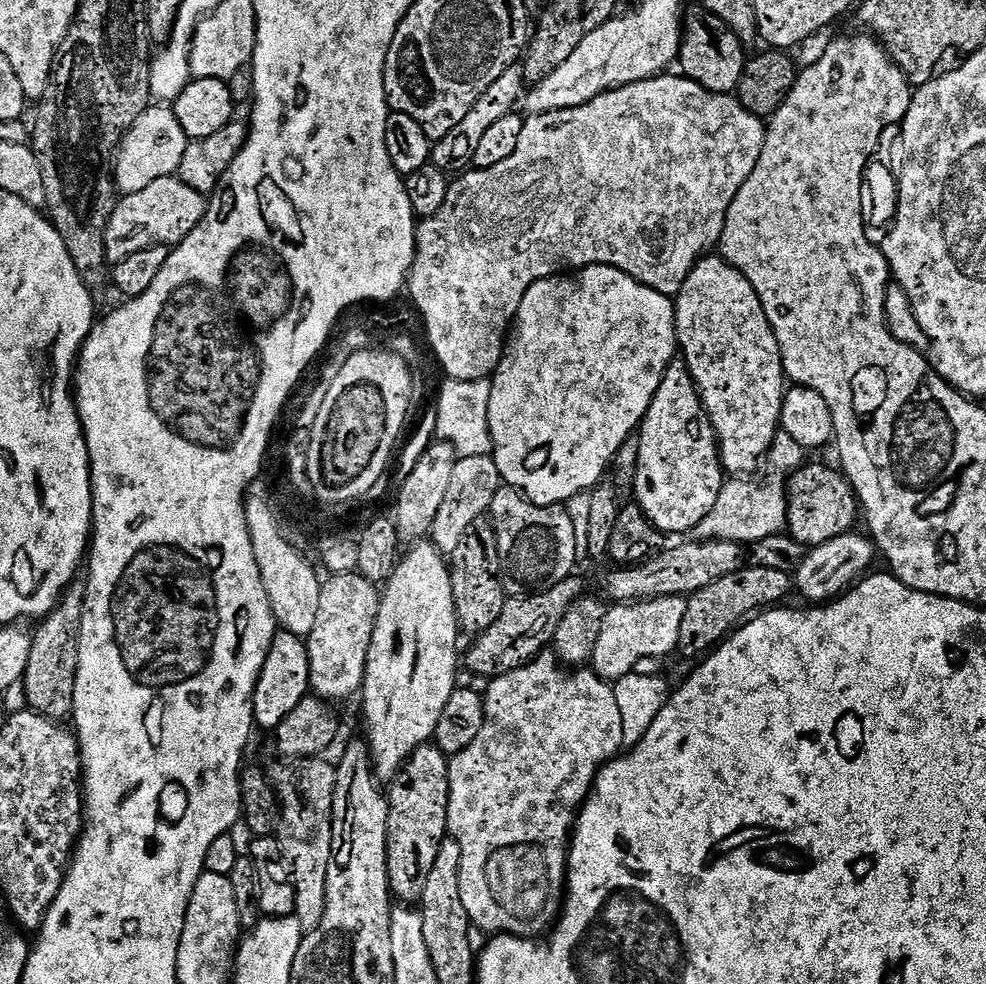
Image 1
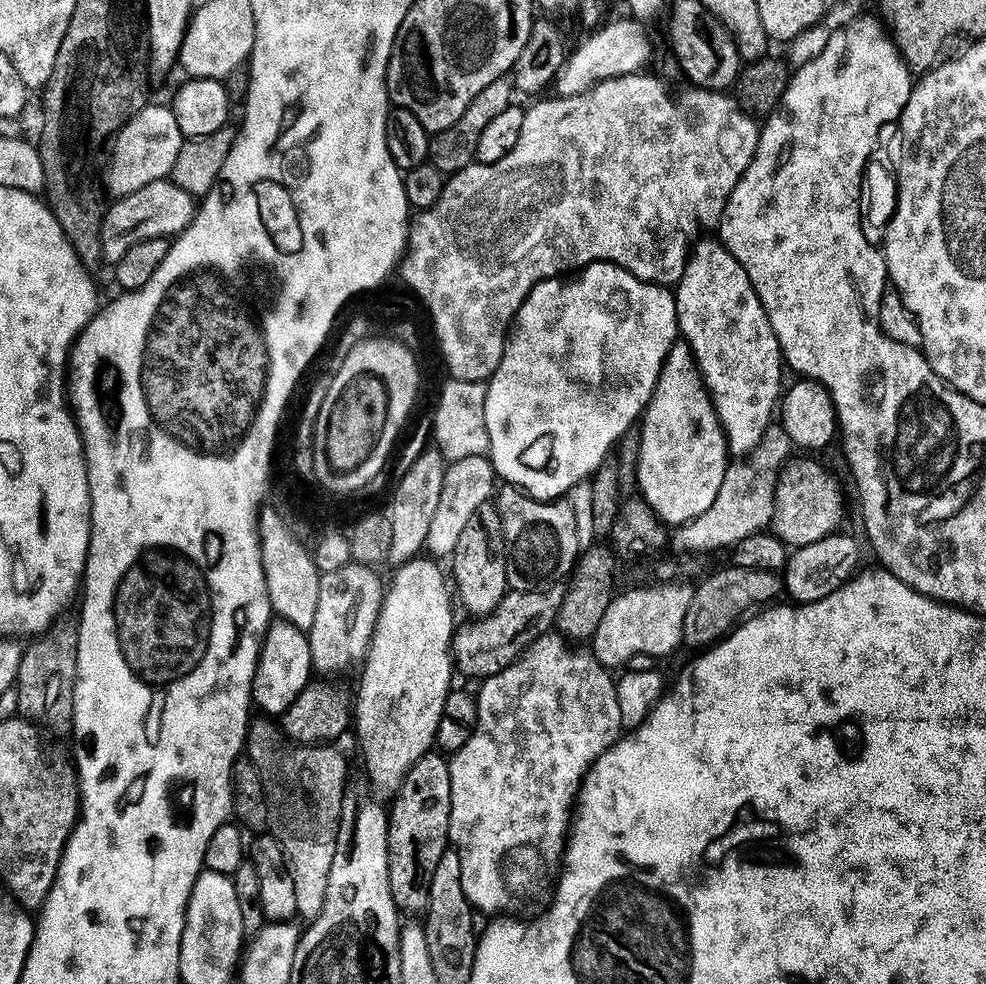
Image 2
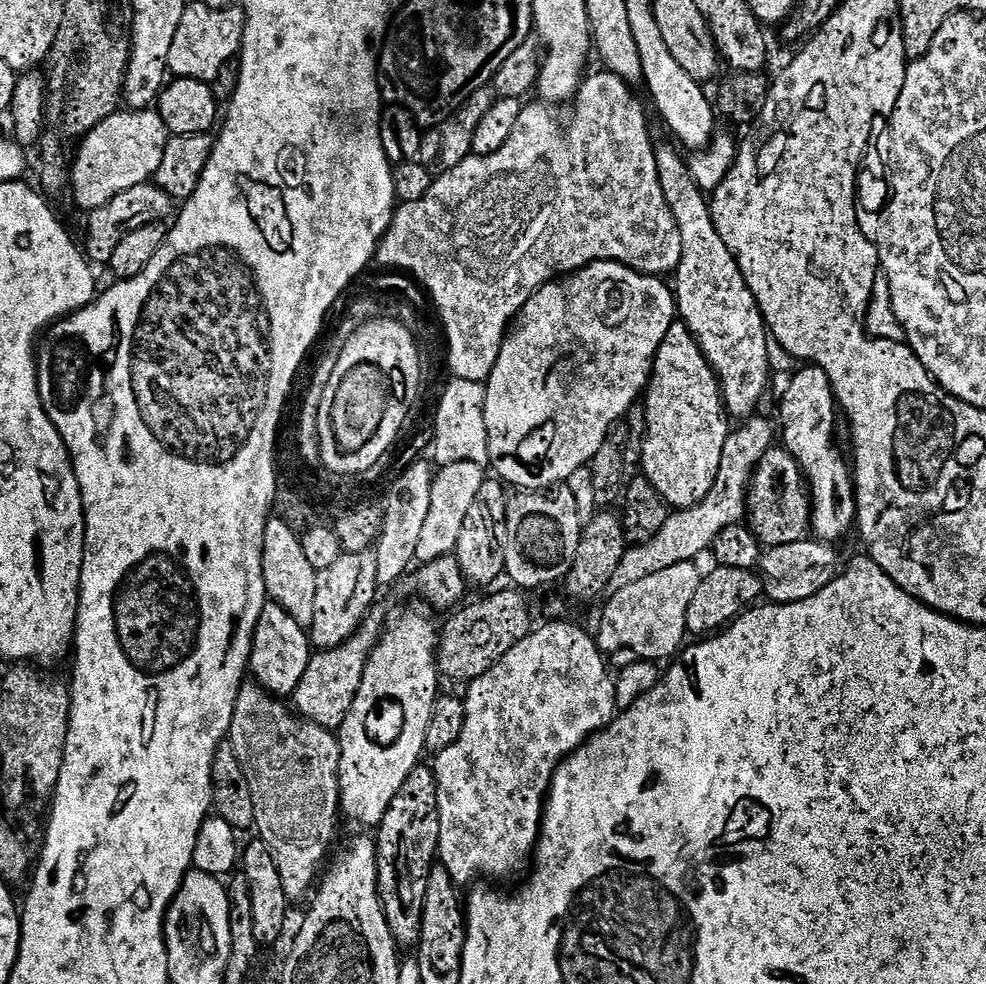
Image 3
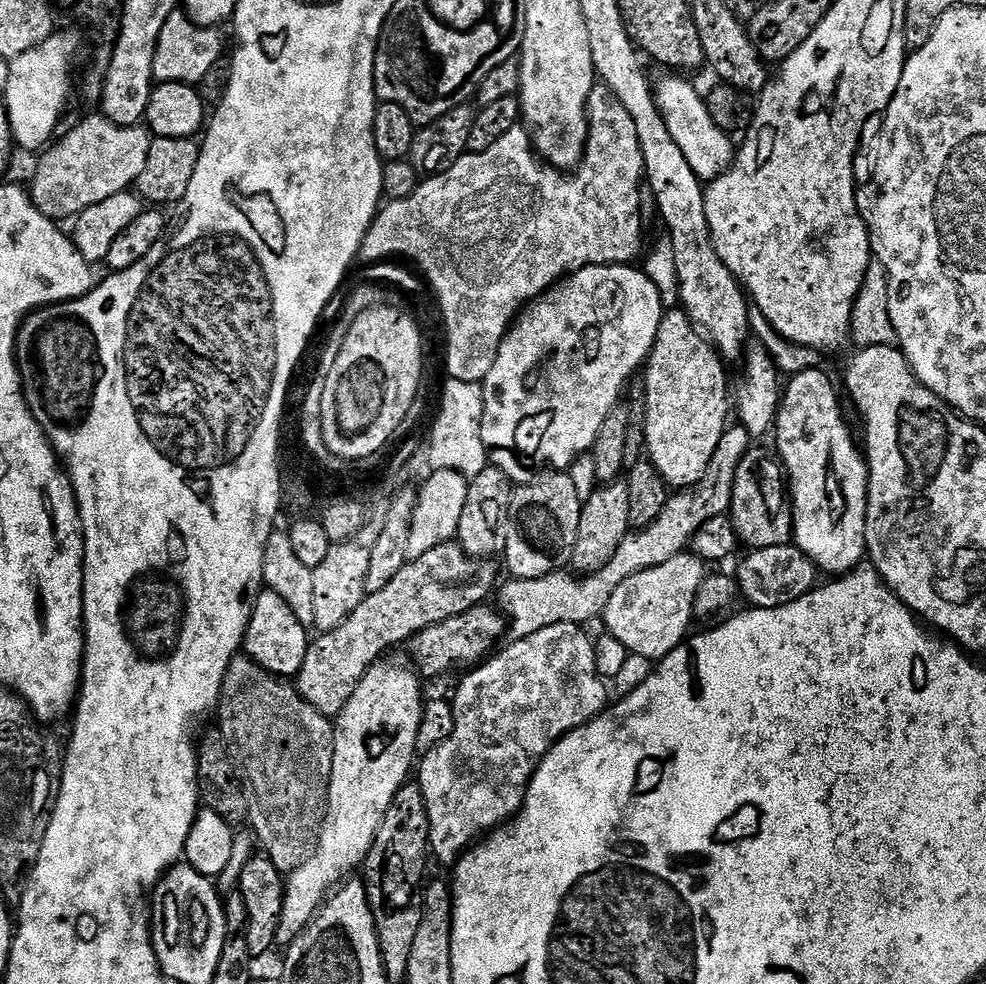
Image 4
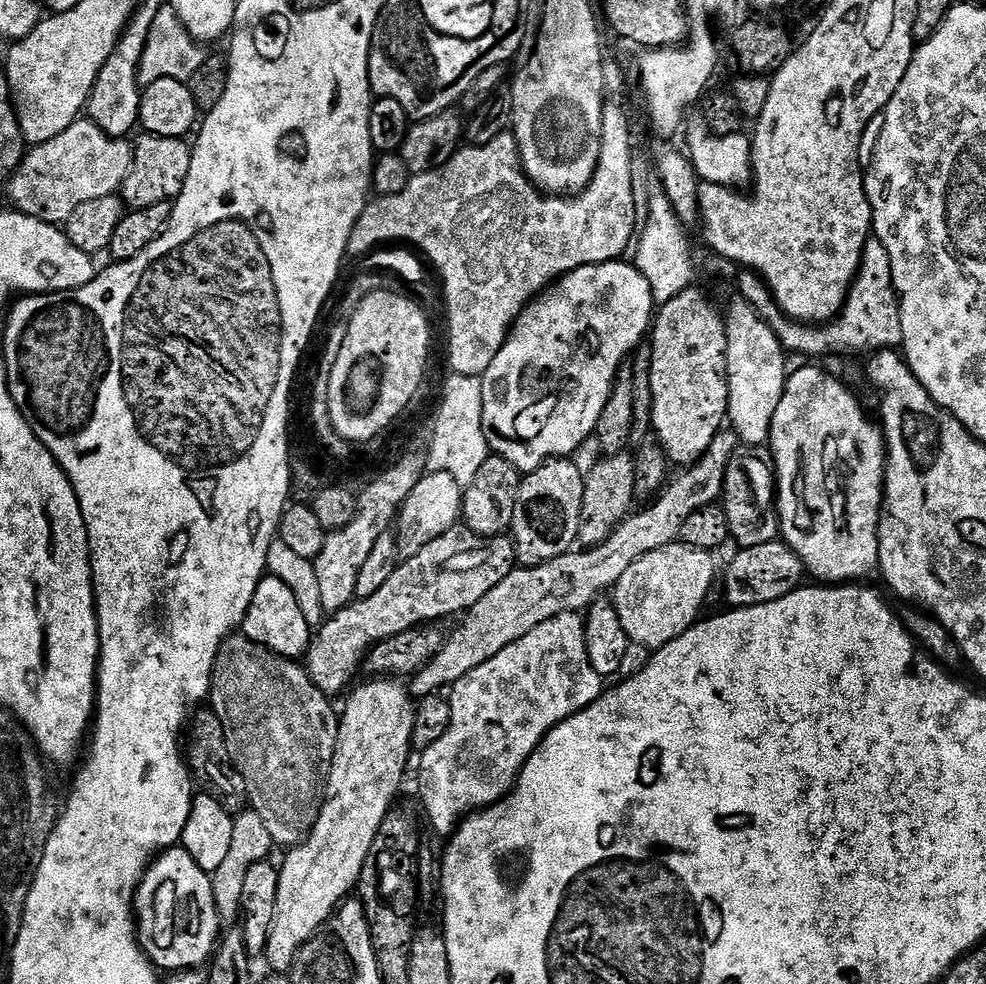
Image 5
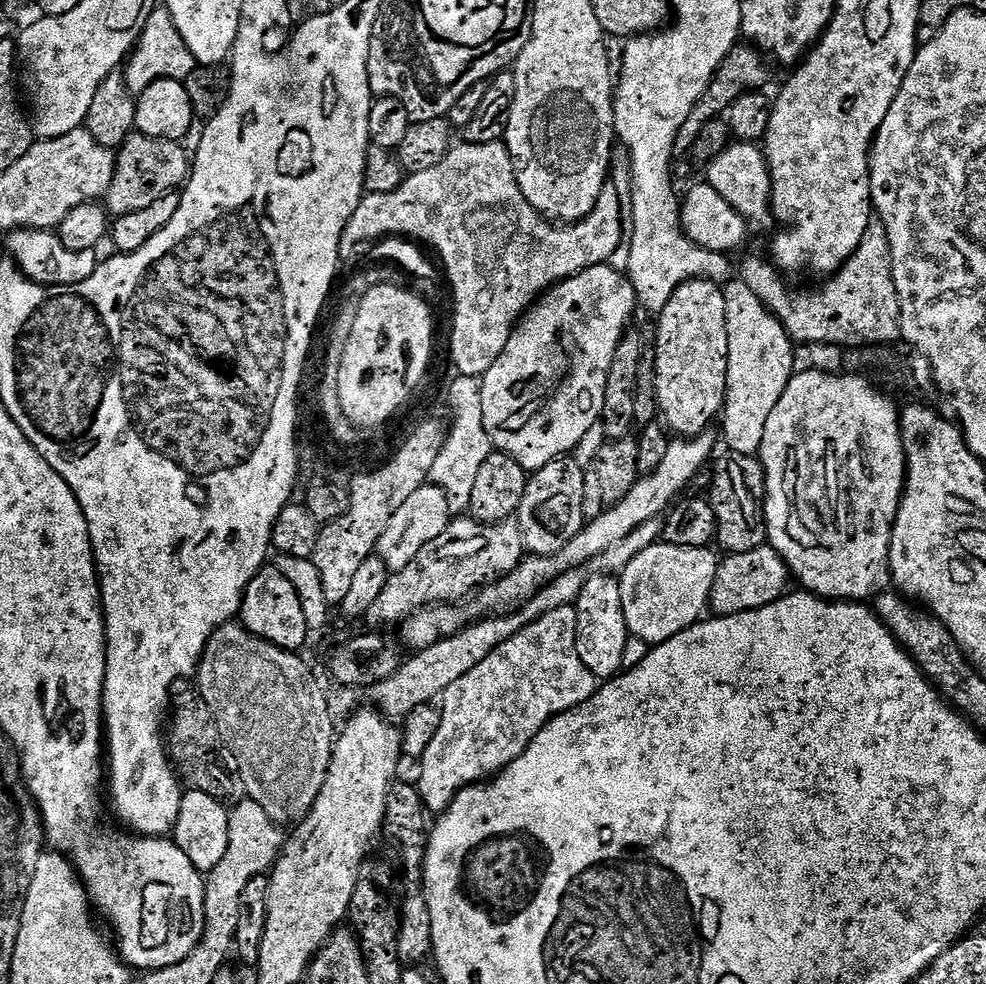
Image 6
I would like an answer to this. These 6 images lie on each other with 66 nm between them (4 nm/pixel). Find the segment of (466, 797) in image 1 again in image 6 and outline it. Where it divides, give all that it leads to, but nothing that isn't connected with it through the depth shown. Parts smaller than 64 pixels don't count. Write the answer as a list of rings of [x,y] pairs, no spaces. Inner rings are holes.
[[[567,604],[566,606],[551,608],[549,612],[542,614],[536,620],[530,621],[525,628],[518,630],[510,638],[506,638],[490,654],[486,654],[486,658],[482,658],[482,662],[478,662],[468,674],[463,674],[462,678],[454,681],[442,695],[442,701],[444,701],[444,704],[442,703],[442,707],[440,708],[442,726],[438,726],[438,734],[430,741],[430,747],[426,750],[426,754],[419,757],[418,760],[418,764],[420,764],[418,787],[425,809],[432,814],[442,813],[446,811],[452,799],[463,788],[469,788],[472,784],[478,784],[495,777],[497,772],[501,772],[514,758],[518,758],[524,753],[526,746],[530,746],[530,742],[546,727],[549,720],[591,698],[596,692],[597,687],[598,681],[596,676],[590,674],[590,670],[586,670],[586,665],[582,662],[582,658],[578,658],[578,646],[576,645],[576,609],[573,605]]]

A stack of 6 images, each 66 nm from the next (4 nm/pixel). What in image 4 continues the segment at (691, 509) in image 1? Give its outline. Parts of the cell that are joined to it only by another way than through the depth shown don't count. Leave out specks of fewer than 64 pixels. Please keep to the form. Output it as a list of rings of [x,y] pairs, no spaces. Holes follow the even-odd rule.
[[[683,310],[665,311],[662,322],[658,326],[658,338],[652,347],[652,353],[648,356],[648,363],[642,372],[642,379],[646,386],[646,428],[645,428],[645,449],[647,459],[651,460],[652,465],[658,470],[658,474],[662,474],[662,478],[668,483],[669,489],[687,490],[693,488],[695,484],[706,474],[706,470],[710,466],[710,462],[714,458],[714,450],[718,450],[718,442],[722,442],[722,434],[725,428],[729,427],[728,420],[728,372],[725,361],[716,350],[716,345],[708,339],[707,335],[701,329],[693,324],[687,312]]]

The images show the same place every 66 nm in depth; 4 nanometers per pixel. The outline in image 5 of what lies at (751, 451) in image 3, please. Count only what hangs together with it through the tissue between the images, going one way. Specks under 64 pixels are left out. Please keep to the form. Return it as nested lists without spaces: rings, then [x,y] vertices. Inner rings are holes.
[[[721,430],[714,438],[714,442],[710,442],[706,454],[699,462],[691,465],[687,470],[681,471],[684,473],[677,480],[675,477],[655,500],[647,506],[641,507],[644,508],[641,512],[639,510],[633,511],[628,519],[623,520],[617,526],[614,534],[606,542],[596,548],[573,550],[545,564],[516,566],[512,573],[499,582],[498,586],[494,586],[473,608],[463,613],[461,620],[464,621],[455,630],[453,636],[449,635],[432,661],[411,677],[408,684],[409,693],[415,699],[421,700],[450,688],[466,674],[470,674],[470,670],[478,670],[478,666],[482,666],[482,662],[490,662],[490,658],[494,658],[494,654],[506,650],[506,646],[510,646],[510,642],[518,642],[518,638],[530,634],[530,630],[534,630],[534,626],[542,626],[542,622],[550,622],[550,618],[558,618],[558,614],[583,613],[591,608],[597,600],[615,589],[618,578],[622,578],[622,574],[626,574],[626,570],[631,564],[638,562],[638,558],[673,543],[679,537],[682,522],[686,522],[686,518],[690,518],[690,514],[694,514],[694,510],[705,508],[707,504],[717,503],[721,499],[726,478],[726,466],[737,451],[738,439],[734,431]]]

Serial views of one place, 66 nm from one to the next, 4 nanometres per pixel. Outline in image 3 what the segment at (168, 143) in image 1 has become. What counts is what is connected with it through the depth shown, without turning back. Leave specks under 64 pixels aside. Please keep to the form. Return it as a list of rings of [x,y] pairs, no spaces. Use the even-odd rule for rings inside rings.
[[[118,110],[110,118],[98,122],[94,130],[84,135],[75,149],[70,169],[70,192],[76,204],[83,210],[106,206],[122,190],[130,190],[139,184],[149,183],[162,166],[162,154],[166,150],[170,133],[166,122],[155,110]]]

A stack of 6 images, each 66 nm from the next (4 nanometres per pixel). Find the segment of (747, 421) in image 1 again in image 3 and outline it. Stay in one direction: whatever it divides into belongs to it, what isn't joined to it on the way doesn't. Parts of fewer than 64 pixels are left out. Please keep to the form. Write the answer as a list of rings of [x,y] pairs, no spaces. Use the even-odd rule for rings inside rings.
[[[660,144],[656,150],[658,162],[658,178],[662,182],[662,194],[666,194],[666,202],[674,214],[674,222],[678,222],[678,234],[682,234],[682,258],[674,273],[674,295],[676,311],[679,319],[691,330],[698,346],[720,379],[720,392],[724,396],[724,407],[729,417],[751,418],[757,415],[760,399],[768,388],[768,376],[773,375],[768,357],[768,341],[770,333],[764,316],[760,312],[758,302],[746,286],[746,278],[726,242],[722,242],[722,234],[714,226],[714,218],[709,197],[692,178],[692,170],[687,159],[683,160],[679,152],[668,144]]]

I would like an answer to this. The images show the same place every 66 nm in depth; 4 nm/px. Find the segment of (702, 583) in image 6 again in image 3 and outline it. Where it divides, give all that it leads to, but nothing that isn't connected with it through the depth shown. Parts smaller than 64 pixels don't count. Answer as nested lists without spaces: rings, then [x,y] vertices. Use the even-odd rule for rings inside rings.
[[[692,562],[670,566],[659,574],[650,574],[650,578],[641,578],[639,582],[611,593],[600,616],[600,633],[597,631],[594,636],[600,651],[611,654],[630,650],[641,660],[671,661],[686,640],[686,610],[690,610],[690,602],[702,579],[702,572],[696,567]]]

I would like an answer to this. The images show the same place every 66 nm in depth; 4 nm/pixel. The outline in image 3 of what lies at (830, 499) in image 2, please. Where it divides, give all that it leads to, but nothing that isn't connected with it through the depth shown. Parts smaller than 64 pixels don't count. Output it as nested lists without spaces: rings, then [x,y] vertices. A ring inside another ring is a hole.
[[[773,446],[768,449],[761,460],[756,463],[752,472],[752,482],[748,486],[748,506],[746,509],[746,524],[752,533],[760,539],[761,545],[768,548],[784,546],[787,543],[798,542],[809,535],[812,526],[812,498],[806,477],[800,470],[800,464],[783,446]]]

